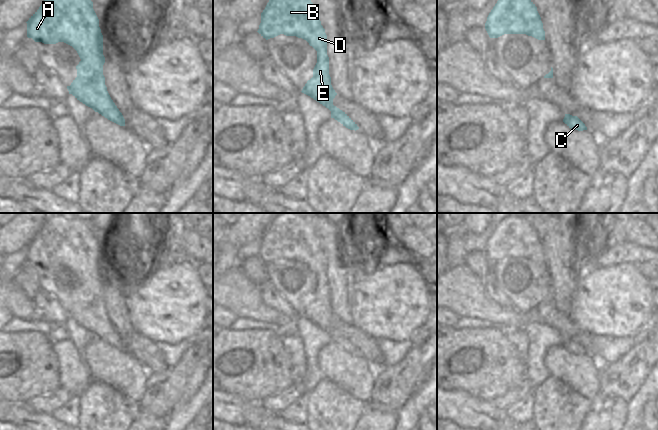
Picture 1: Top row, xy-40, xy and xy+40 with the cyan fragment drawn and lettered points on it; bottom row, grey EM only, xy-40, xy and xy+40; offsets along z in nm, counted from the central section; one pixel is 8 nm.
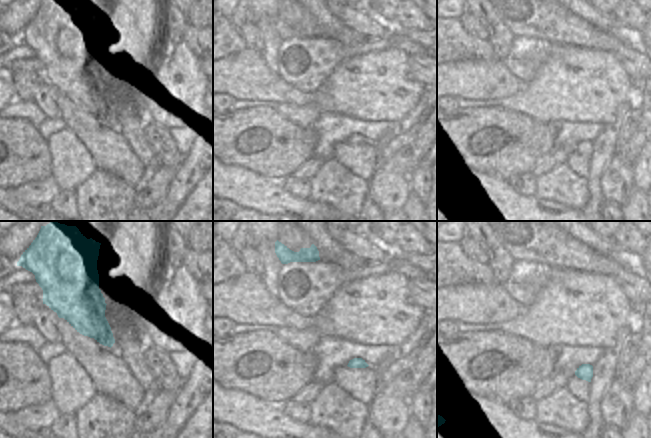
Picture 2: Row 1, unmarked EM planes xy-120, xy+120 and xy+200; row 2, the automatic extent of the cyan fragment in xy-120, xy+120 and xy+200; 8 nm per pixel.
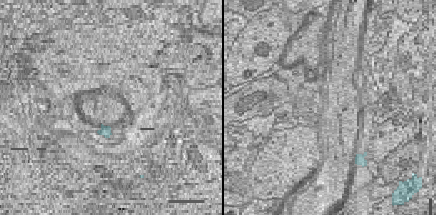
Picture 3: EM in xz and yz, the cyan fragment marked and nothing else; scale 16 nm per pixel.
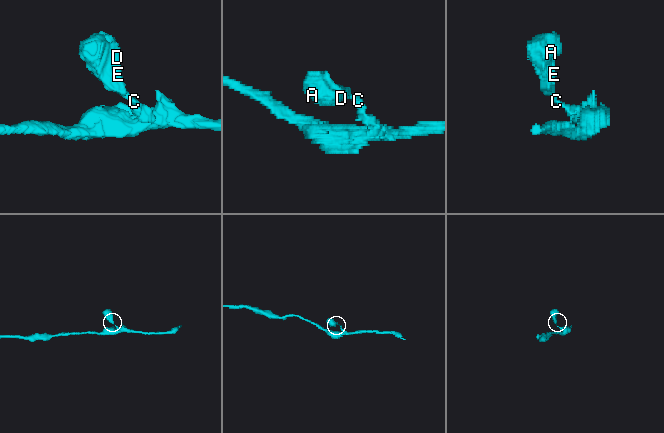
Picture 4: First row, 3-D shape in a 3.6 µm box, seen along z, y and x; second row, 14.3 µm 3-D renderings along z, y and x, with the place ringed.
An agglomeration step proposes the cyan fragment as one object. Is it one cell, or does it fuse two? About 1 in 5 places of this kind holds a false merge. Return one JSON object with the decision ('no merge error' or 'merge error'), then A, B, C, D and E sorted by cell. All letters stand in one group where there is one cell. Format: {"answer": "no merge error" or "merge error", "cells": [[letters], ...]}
{"answer": "no merge error", "cells": [["A", "B", "C", "D", "E"]]}

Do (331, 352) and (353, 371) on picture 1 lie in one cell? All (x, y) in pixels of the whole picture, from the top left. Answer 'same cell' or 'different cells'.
same cell

